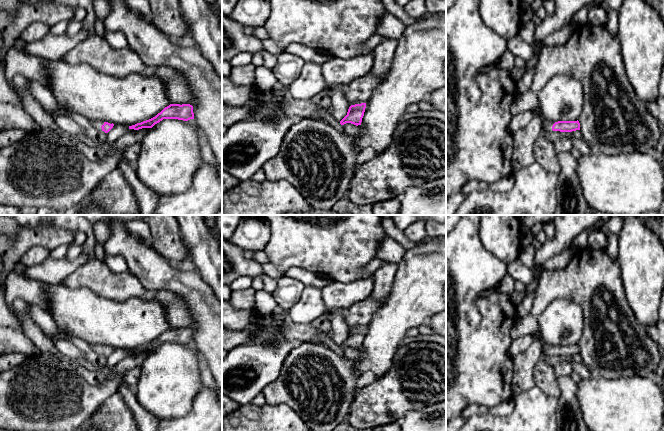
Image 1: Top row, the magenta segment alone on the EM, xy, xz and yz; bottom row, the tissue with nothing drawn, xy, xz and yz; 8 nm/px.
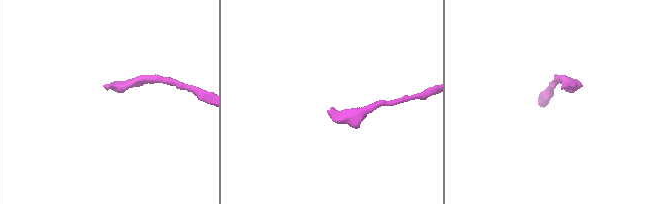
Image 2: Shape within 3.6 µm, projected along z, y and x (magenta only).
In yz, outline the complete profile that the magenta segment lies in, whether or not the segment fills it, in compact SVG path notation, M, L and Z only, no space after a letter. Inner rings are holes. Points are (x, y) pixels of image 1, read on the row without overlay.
M544 343L542 348L542 353L545 356L549 356L549 355L572 356L572 355L580 354L580 347L578 344L554 346Z

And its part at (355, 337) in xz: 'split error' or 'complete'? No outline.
complete

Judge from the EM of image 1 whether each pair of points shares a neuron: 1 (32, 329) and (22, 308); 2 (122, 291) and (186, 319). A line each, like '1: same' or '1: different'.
1: same
2: same

